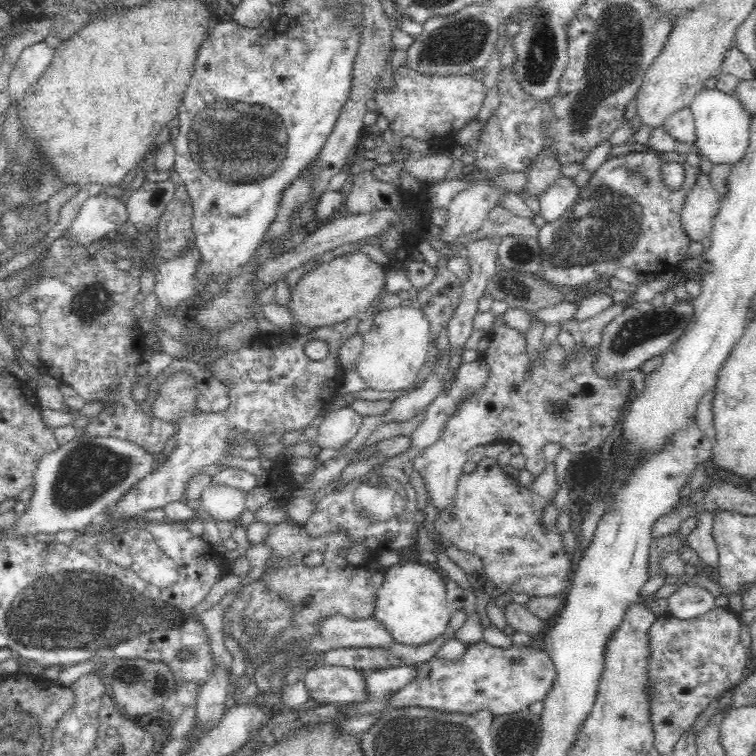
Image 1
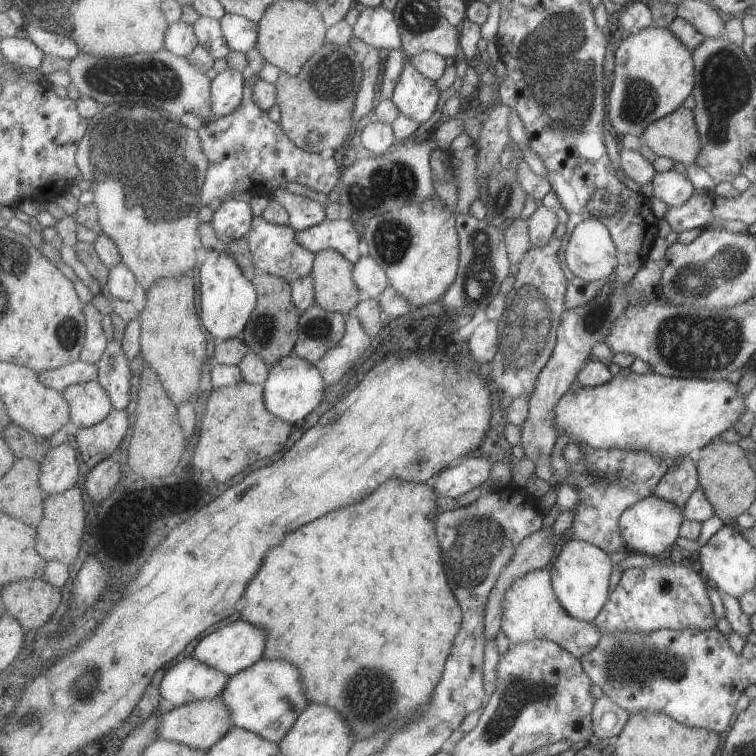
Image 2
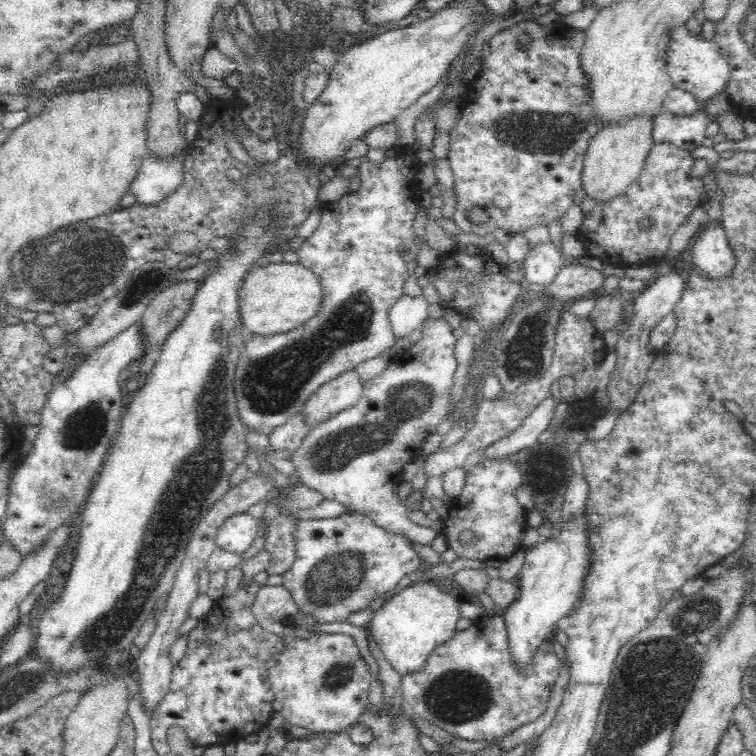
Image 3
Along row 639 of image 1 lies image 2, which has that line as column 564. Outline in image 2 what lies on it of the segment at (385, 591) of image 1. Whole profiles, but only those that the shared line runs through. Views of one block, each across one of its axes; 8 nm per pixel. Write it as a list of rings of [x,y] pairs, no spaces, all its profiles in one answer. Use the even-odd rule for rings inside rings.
[[[631,371],[626,376],[619,374],[614,375],[609,382],[600,384],[599,386],[579,388],[575,392],[567,389],[565,394],[559,398],[559,402],[555,404],[555,432],[565,434],[573,443],[585,444],[591,448],[603,448],[603,450],[611,450],[611,448],[621,448],[621,450],[647,450],[649,454],[653,454],[659,460],[665,460],[669,463],[677,456],[696,455],[709,441],[718,438],[721,432],[731,428],[739,419],[741,414],[746,411],[743,404],[744,395],[737,390],[737,384],[733,384],[728,380],[705,380],[705,378],[673,378],[661,376],[660,374],[649,371],[645,374],[638,375]]]

